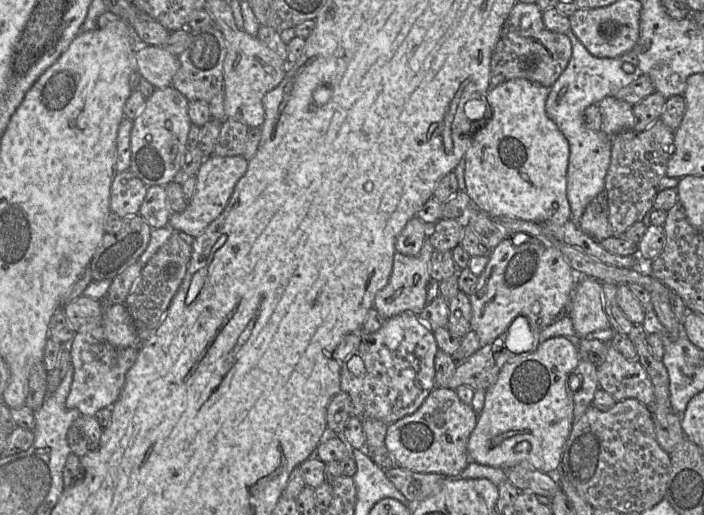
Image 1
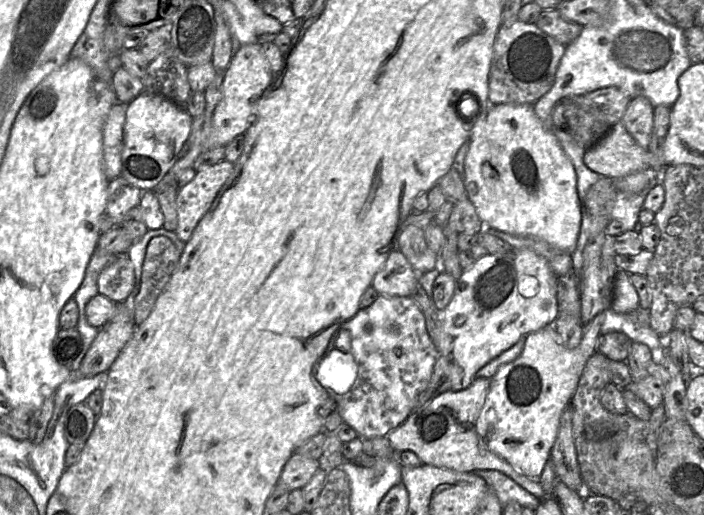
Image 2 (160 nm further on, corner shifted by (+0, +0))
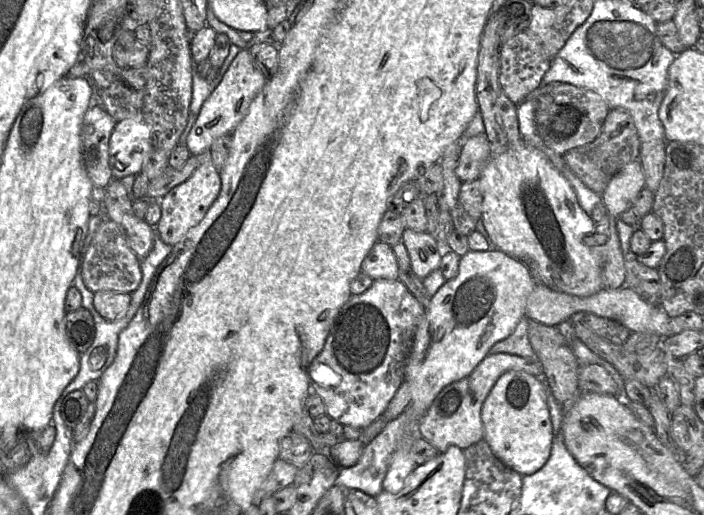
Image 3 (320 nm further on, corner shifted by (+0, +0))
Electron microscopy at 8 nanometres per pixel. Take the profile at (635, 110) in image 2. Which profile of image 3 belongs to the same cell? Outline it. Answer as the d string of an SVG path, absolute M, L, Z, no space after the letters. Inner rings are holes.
M613 108L593 142L569 150L562 157L567 167L586 187L601 195L610 179L621 168L639 159L640 148L641 142L630 114L622 108Z

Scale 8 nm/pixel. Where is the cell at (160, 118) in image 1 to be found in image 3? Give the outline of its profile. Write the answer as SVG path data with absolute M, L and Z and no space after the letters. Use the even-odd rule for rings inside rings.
M142 113L117 122L109 141L113 178L141 173L145 156L152 147L152 131Z

